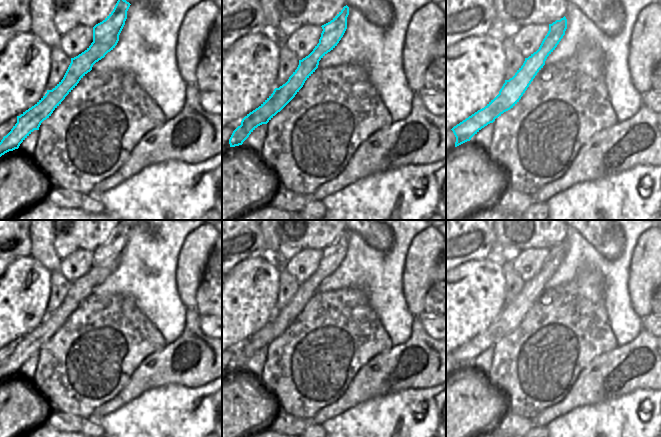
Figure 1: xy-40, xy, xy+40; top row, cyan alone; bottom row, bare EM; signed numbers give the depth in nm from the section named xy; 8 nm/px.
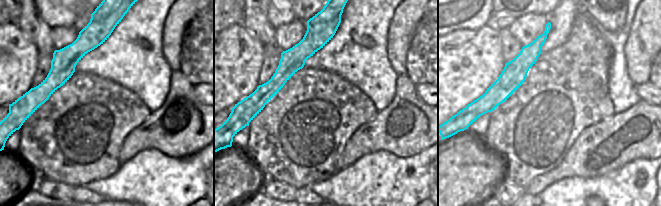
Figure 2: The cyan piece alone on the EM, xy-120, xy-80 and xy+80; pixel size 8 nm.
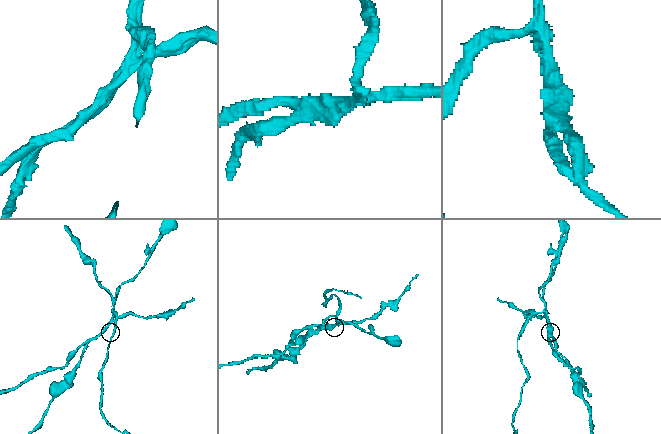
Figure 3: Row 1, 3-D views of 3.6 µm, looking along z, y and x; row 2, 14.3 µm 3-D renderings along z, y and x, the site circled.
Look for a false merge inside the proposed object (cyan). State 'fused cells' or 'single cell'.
fused cells

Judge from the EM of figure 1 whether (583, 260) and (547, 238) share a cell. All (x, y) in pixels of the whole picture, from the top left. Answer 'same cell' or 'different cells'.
different cells

